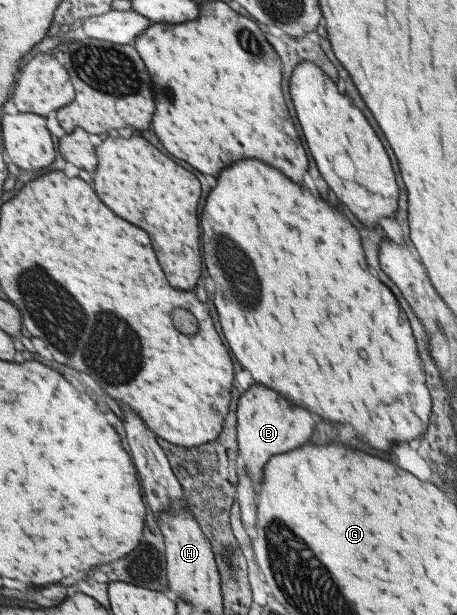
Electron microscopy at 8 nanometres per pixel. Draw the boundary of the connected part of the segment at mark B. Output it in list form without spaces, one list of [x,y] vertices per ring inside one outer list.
[[[255,384],[241,396],[241,404],[236,410],[236,420],[239,456],[245,462],[245,470],[249,472],[251,480],[257,485],[265,471],[265,462],[275,454],[283,454],[303,444],[311,436],[313,428],[313,420],[307,410],[291,406],[273,390],[267,390],[261,384]]]

